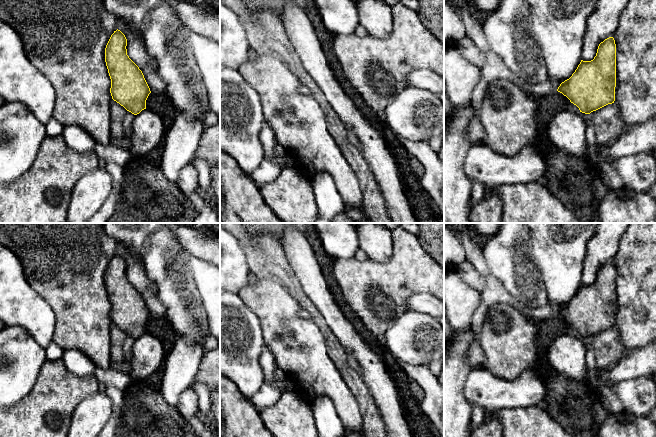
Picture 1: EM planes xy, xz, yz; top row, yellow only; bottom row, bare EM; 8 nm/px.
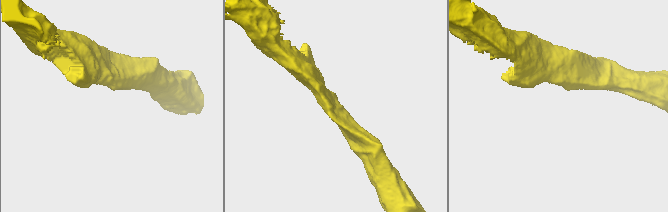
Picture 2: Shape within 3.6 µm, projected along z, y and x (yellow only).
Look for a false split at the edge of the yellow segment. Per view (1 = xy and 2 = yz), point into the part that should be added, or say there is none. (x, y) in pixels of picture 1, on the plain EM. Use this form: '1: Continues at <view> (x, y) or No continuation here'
1: No continuation here
2: No continuation here

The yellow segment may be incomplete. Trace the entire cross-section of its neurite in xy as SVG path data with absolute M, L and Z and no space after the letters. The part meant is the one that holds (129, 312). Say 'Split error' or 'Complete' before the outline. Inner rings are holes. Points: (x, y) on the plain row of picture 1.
Complete. M116 254L111 259L105 272L105 286L111 303L110 317L112 323L134 339L146 333L146 324L151 317L142 295L127 279L127 263Z

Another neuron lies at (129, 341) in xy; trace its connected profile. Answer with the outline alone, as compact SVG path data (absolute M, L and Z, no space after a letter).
M128 335L123 343L123 351L127 361L131 360L131 349L134 344L134 341L135 339Z

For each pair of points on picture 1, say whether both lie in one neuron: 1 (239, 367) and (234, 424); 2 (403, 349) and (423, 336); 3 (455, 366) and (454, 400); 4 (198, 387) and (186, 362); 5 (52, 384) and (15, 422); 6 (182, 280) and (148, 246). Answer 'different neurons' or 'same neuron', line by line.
1: different neurons
2: same neuron
3: same neuron
4: different neurons
5: same neuron
6: same neuron

